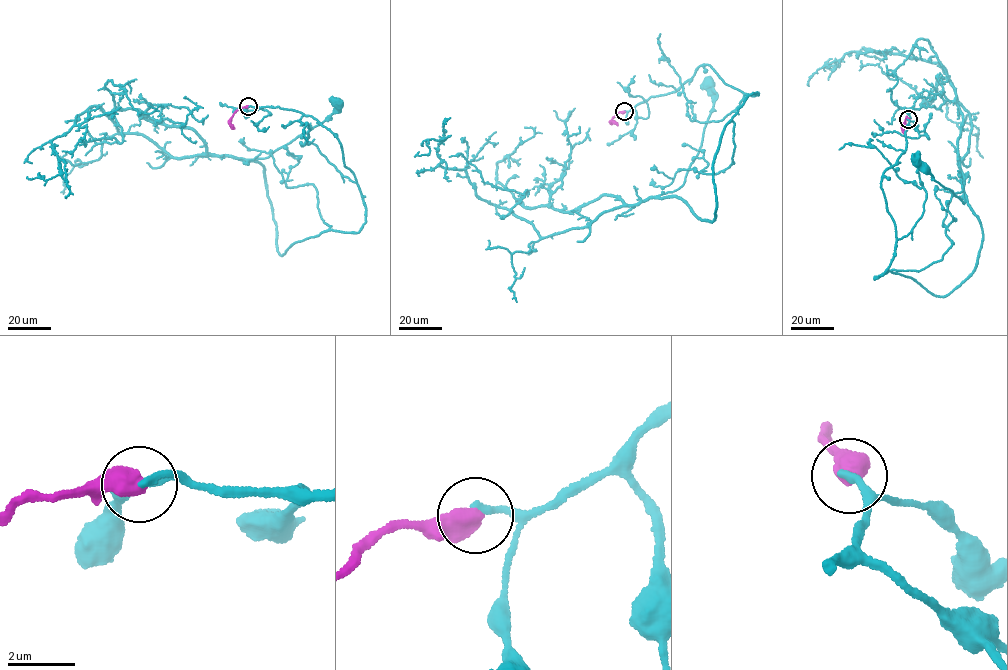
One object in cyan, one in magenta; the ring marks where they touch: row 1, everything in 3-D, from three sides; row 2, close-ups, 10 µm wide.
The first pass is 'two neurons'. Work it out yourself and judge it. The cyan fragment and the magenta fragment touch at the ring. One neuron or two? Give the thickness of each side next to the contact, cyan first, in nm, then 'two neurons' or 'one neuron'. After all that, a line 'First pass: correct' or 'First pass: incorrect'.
240/650 nm | two neurons
First pass: correct

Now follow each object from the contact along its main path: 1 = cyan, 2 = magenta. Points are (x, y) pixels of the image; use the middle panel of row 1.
1: (625, 111), (705, 64), (758, 93), (722, 131), (711, 222), (658, 196), (682, 187), (701, 145), (707, 82)
2: (625, 111), (617, 113), (611, 120), (617, 125)

